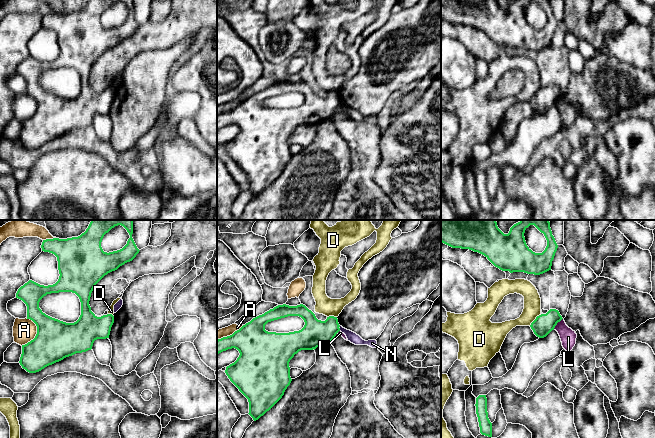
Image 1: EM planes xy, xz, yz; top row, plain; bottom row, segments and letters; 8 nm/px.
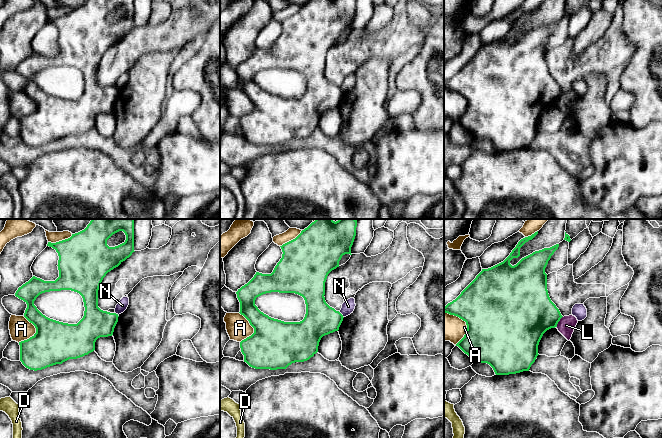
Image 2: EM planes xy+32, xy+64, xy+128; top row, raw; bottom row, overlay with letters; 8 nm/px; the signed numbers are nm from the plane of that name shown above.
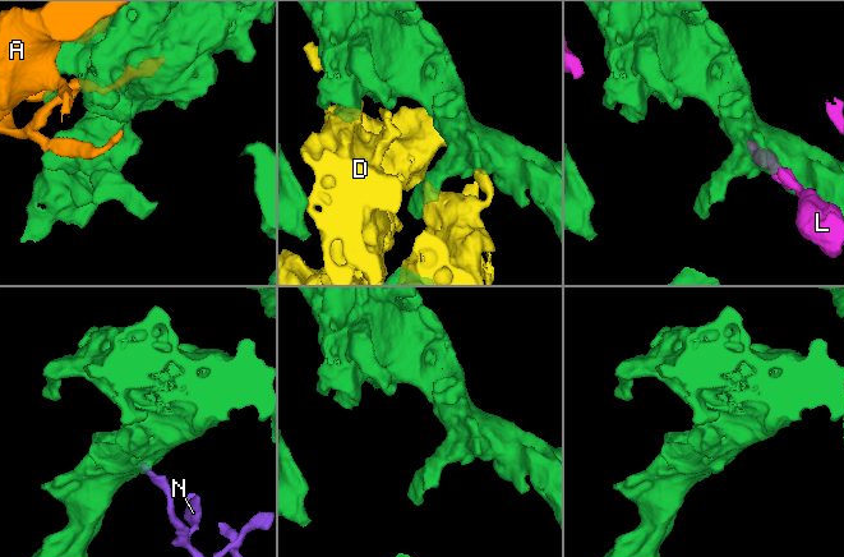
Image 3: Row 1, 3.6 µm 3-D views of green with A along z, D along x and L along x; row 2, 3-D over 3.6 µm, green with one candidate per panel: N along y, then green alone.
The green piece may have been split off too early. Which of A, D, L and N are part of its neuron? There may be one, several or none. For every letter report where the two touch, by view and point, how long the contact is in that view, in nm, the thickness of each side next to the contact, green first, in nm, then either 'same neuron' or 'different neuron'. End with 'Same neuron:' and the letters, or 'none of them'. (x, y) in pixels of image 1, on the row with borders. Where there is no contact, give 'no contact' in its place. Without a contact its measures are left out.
A: meets green in xy at (36, 334); contact 240 nm long; 320 nm thick on the green side, 190 nm on the other; different neuron
D: meets green in yz at (535, 319); contact 140 nm long; 160 nm thick on the green side, 140 nm on the other; different neuron
L: meets green in yz at (556, 324); contact 120 nm long; 160 nm thick on the green side, 130 nm on the other; different neuron
N: meets green in xz at (339, 328); contact 40 nm long; 220 nm thick on the green side, 80 nm on the other; different neuron
Same neuron: none of them

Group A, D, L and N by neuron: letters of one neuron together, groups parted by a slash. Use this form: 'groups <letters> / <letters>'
groups A / D / L / N

